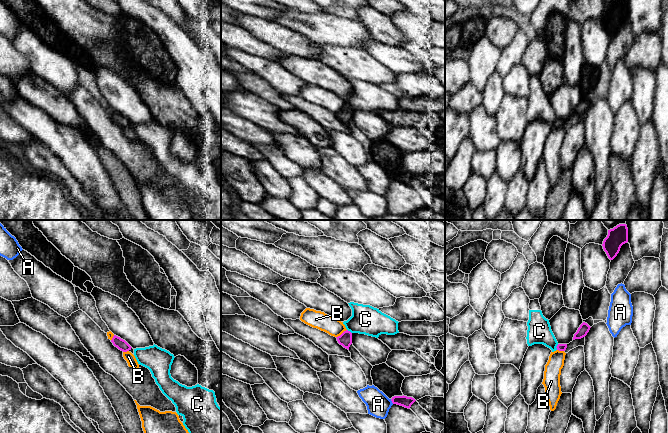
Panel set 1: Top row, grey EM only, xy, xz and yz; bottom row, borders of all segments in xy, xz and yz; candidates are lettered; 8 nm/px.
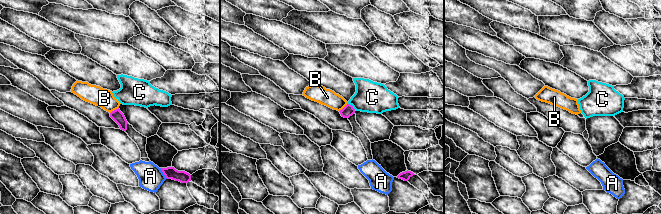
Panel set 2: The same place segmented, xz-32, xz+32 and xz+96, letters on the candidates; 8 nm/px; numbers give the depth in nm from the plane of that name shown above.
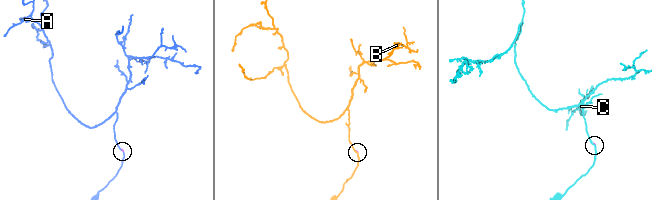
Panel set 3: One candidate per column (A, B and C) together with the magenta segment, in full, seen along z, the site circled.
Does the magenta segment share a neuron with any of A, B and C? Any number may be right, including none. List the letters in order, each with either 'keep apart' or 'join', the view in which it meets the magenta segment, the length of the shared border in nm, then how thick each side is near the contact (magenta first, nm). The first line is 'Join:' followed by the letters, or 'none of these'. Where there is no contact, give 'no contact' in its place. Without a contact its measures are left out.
Join: none of these
A: keep apart; meets magenta in xz; contact 50 nm long; 90 nm thick on the magenta side, 190 nm on the other
B: keep apart; meets magenta in xz; contact 110 nm long; 110 nm thick on the magenta side, 140 nm on the other
C: keep apart; meets magenta in yz; contact 50 nm long; 60 nm thick on the magenta side, 190 nm on the other

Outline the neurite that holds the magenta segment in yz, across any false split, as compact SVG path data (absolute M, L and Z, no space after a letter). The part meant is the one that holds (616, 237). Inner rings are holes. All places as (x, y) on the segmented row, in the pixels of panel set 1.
M619 224L608 230L608 235L603 241L603 249L608 258L613 260L623 244L628 242L628 228L626 224Z

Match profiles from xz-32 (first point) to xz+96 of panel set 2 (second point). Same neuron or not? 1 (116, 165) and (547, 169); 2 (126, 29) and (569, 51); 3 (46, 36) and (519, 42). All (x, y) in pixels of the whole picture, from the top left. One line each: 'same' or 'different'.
1: different
2: different
3: same

